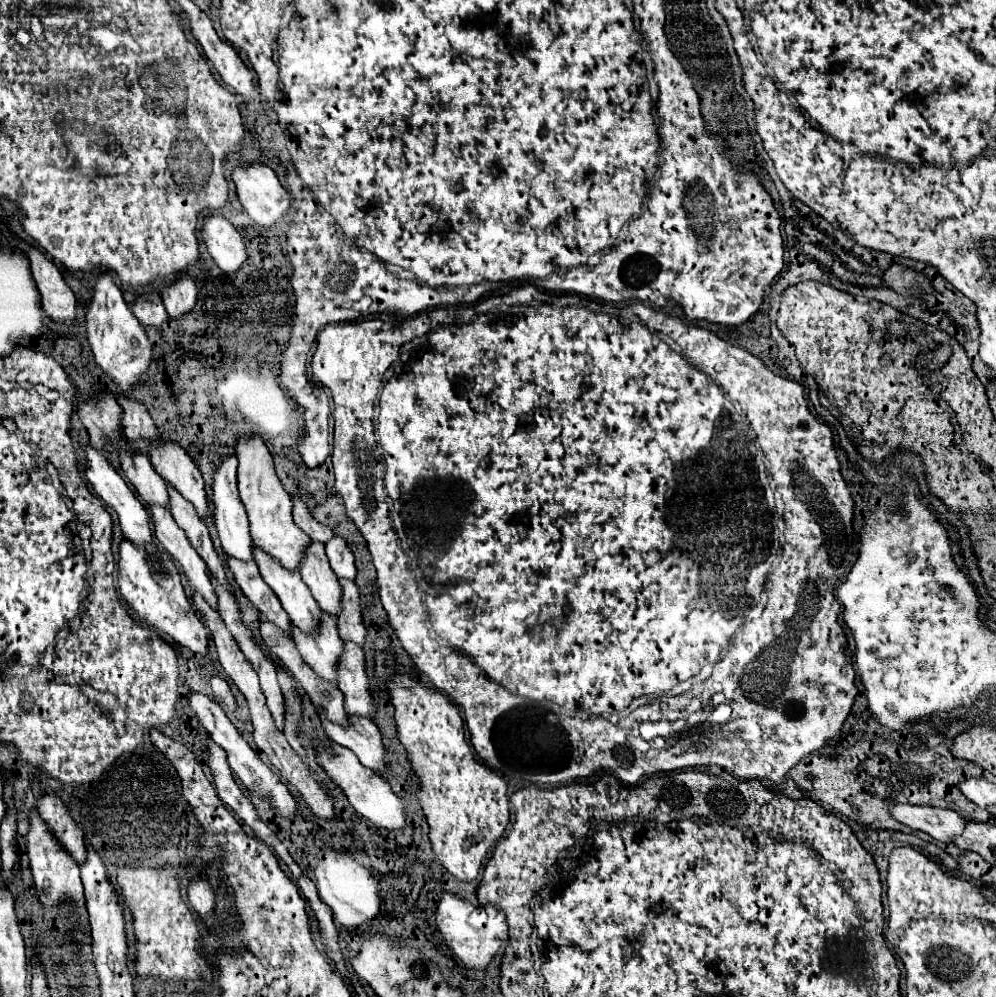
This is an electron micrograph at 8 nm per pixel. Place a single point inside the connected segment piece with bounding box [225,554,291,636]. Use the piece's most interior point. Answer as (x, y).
(246, 574)

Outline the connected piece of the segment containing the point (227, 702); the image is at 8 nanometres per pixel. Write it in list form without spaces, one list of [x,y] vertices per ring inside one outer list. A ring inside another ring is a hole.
[[[213,676],[213,678],[211,678],[211,686],[213,686],[213,694],[217,696],[217,700],[219,700],[225,708],[235,710],[235,698],[233,698],[233,694],[231,694],[229,684],[227,684],[223,678]]]

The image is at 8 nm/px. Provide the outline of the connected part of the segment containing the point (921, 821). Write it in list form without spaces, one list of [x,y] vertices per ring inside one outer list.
[[[895,804],[889,814],[913,828],[921,830],[941,842],[951,842],[951,836],[959,836],[965,820],[953,812],[953,810],[943,810],[943,808],[933,808],[933,806],[913,806],[913,804]]]

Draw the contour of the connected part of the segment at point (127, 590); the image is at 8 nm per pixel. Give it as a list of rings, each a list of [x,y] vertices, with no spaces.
[[[123,538],[119,544],[119,590],[127,604],[137,612],[137,618],[161,634],[171,636],[177,644],[187,646],[195,654],[207,654],[207,628],[199,618],[197,610],[189,604],[181,574],[169,552],[159,544],[135,546]]]

